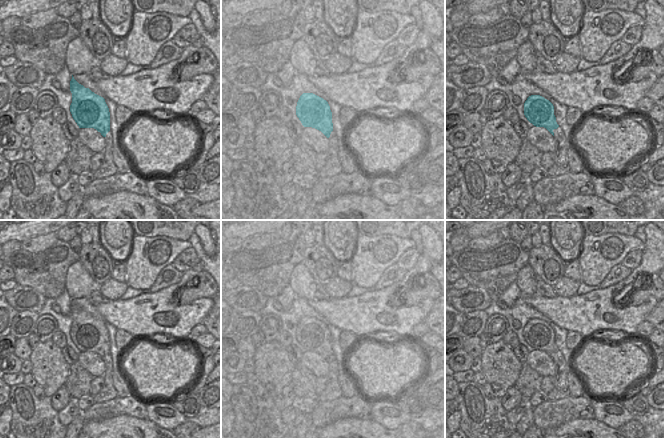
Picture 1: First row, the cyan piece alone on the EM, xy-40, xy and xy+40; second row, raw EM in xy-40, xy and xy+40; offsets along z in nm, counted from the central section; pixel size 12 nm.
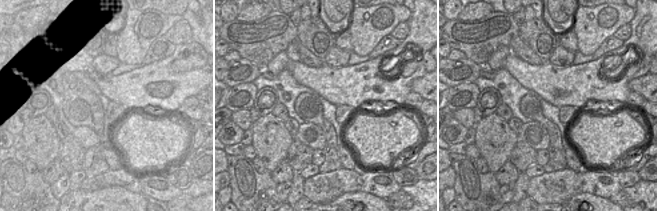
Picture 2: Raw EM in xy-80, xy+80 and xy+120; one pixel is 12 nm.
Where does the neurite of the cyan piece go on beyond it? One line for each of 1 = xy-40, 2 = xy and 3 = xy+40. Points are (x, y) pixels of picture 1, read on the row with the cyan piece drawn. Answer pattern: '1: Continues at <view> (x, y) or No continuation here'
1: No continuation here
2: No continuation here
3: No continuation here.

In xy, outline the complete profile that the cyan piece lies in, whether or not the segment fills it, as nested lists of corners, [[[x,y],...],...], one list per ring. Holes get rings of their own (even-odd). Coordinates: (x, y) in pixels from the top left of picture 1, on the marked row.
[[[303,93],[297,102],[296,115],[304,127],[315,128],[330,137],[333,131],[332,112],[323,98],[313,93]]]

